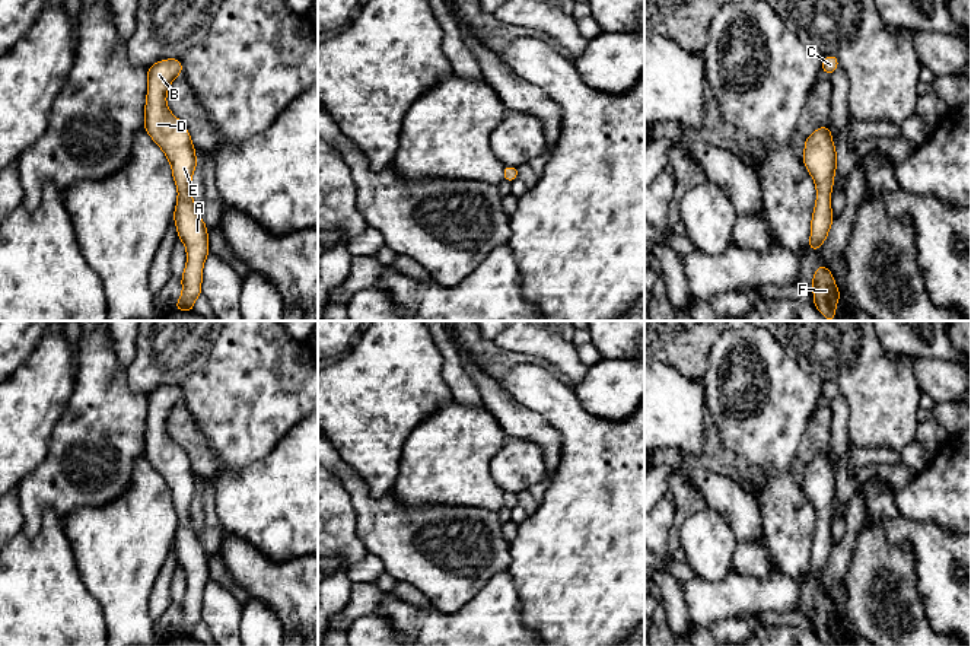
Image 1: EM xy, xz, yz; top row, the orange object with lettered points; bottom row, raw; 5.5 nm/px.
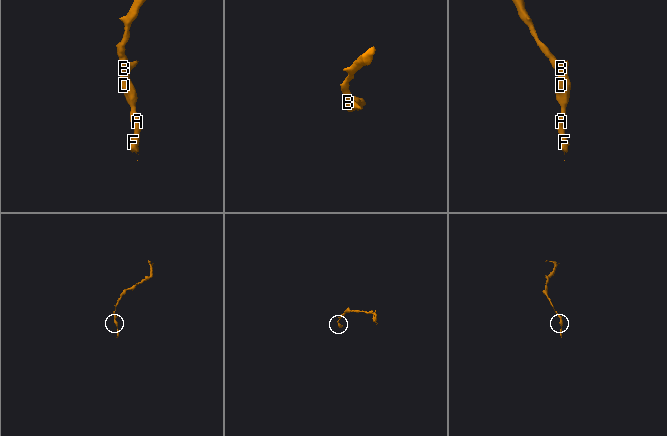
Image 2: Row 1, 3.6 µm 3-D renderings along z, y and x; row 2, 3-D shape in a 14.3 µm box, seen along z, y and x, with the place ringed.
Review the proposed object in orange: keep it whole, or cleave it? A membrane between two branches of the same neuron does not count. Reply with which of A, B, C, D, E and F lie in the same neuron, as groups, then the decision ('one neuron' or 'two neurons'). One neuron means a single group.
groups A B C D E F; one neuron

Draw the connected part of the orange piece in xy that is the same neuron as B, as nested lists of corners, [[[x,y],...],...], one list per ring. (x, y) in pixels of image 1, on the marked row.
[[[168,58],[155,63],[147,69],[147,98],[144,106],[144,130],[153,139],[153,141],[163,150],[166,155],[171,168],[172,176],[178,188],[176,207],[173,211],[173,222],[176,225],[178,239],[181,239],[187,249],[187,265],[181,277],[182,295],[176,300],[176,311],[194,311],[194,302],[201,296],[201,281],[203,281],[203,265],[210,254],[207,226],[204,225],[198,209],[192,201],[191,192],[191,176],[195,172],[197,157],[195,147],[191,143],[191,136],[187,127],[178,120],[166,105],[166,93],[176,76],[182,74],[182,63],[179,58]]]

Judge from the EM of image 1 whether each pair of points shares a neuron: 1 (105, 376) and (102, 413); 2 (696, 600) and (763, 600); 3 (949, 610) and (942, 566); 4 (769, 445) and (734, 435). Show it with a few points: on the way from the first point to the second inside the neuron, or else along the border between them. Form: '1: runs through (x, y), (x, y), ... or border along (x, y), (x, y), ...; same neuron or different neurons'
1: runs through (102, 385), (102, 404); same neuron
2: runs through (712, 600), (747, 600); same neuron
3: runs through (946, 600), (942, 594), (942, 576); same neuron
4: runs through (760, 436), (742, 435); same neuron

